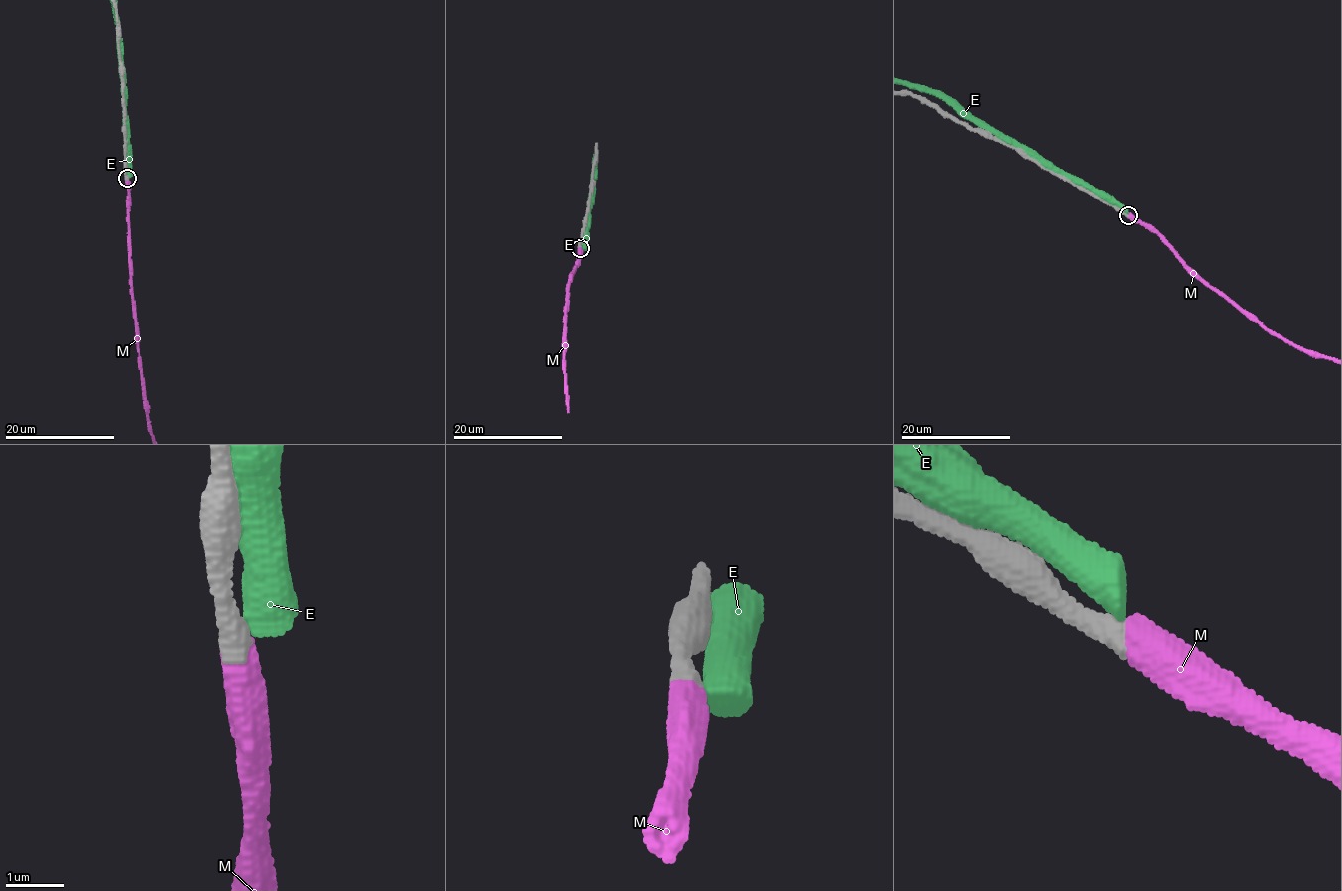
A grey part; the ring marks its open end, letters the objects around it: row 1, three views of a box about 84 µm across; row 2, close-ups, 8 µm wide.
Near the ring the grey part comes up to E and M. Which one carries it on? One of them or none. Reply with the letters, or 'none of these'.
M

